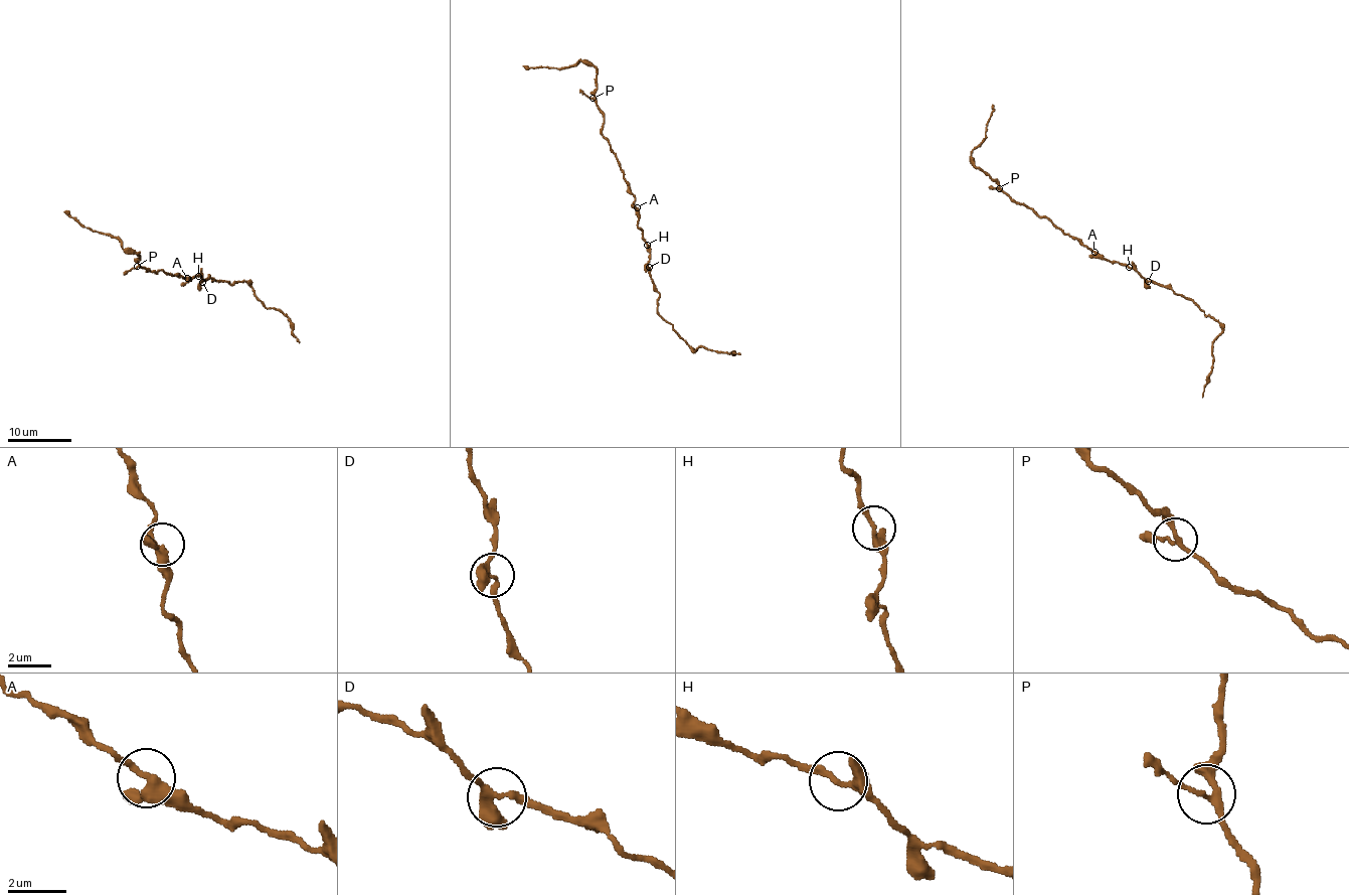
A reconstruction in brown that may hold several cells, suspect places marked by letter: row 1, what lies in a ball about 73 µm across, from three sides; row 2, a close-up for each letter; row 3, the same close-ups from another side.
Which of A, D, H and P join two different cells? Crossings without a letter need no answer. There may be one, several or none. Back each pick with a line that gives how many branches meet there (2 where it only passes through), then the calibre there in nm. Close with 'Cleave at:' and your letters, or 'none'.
Cleave at: none

